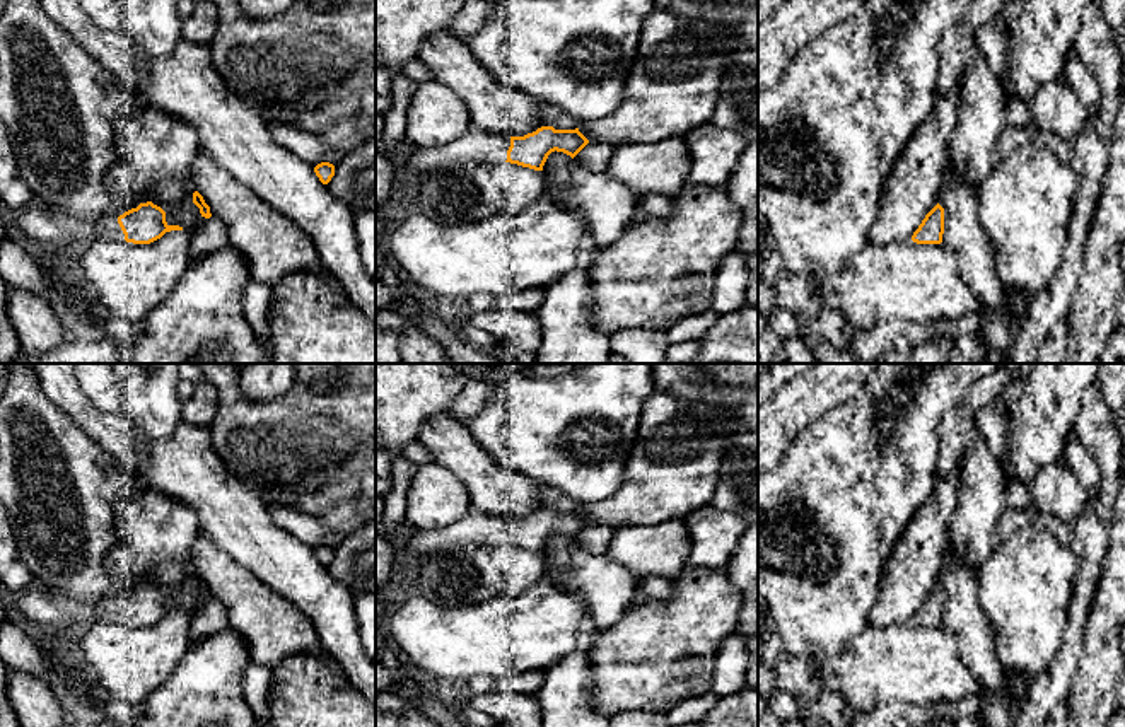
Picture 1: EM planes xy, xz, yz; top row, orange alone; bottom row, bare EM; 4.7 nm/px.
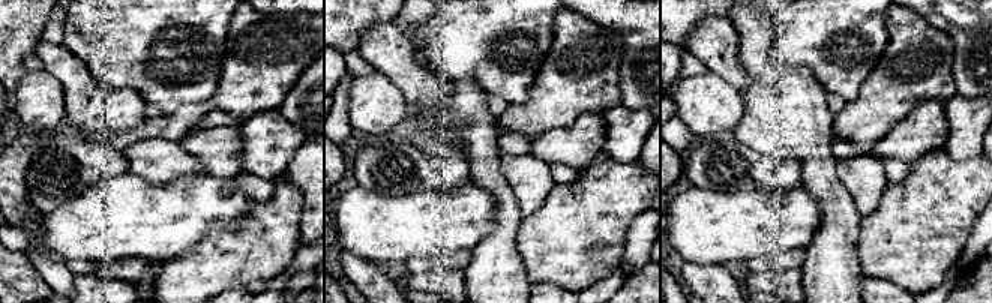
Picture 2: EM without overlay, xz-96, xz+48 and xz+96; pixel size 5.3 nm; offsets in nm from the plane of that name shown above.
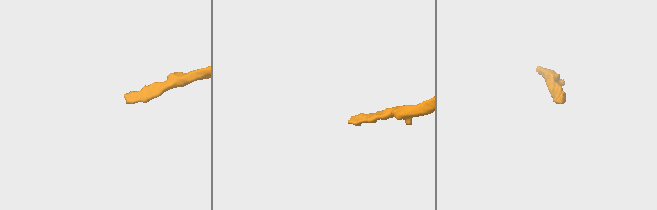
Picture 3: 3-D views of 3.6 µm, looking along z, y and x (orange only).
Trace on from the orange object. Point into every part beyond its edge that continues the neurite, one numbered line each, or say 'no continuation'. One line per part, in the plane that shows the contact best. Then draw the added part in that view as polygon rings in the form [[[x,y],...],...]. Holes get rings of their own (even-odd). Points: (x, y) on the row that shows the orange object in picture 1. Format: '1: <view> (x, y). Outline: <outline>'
1: xz (475, 145). Outline: [[[471,130],[446,147],[417,148],[408,159],[408,169],[422,177],[446,167],[469,162],[505,162],[509,147],[510,137]]]

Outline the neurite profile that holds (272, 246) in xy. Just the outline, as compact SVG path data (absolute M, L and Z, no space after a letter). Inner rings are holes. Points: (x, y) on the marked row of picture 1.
M198 148L191 164L196 191L227 227L229 244L244 258L251 278L275 287L292 273L333 278L307 234L265 203L251 188Z

